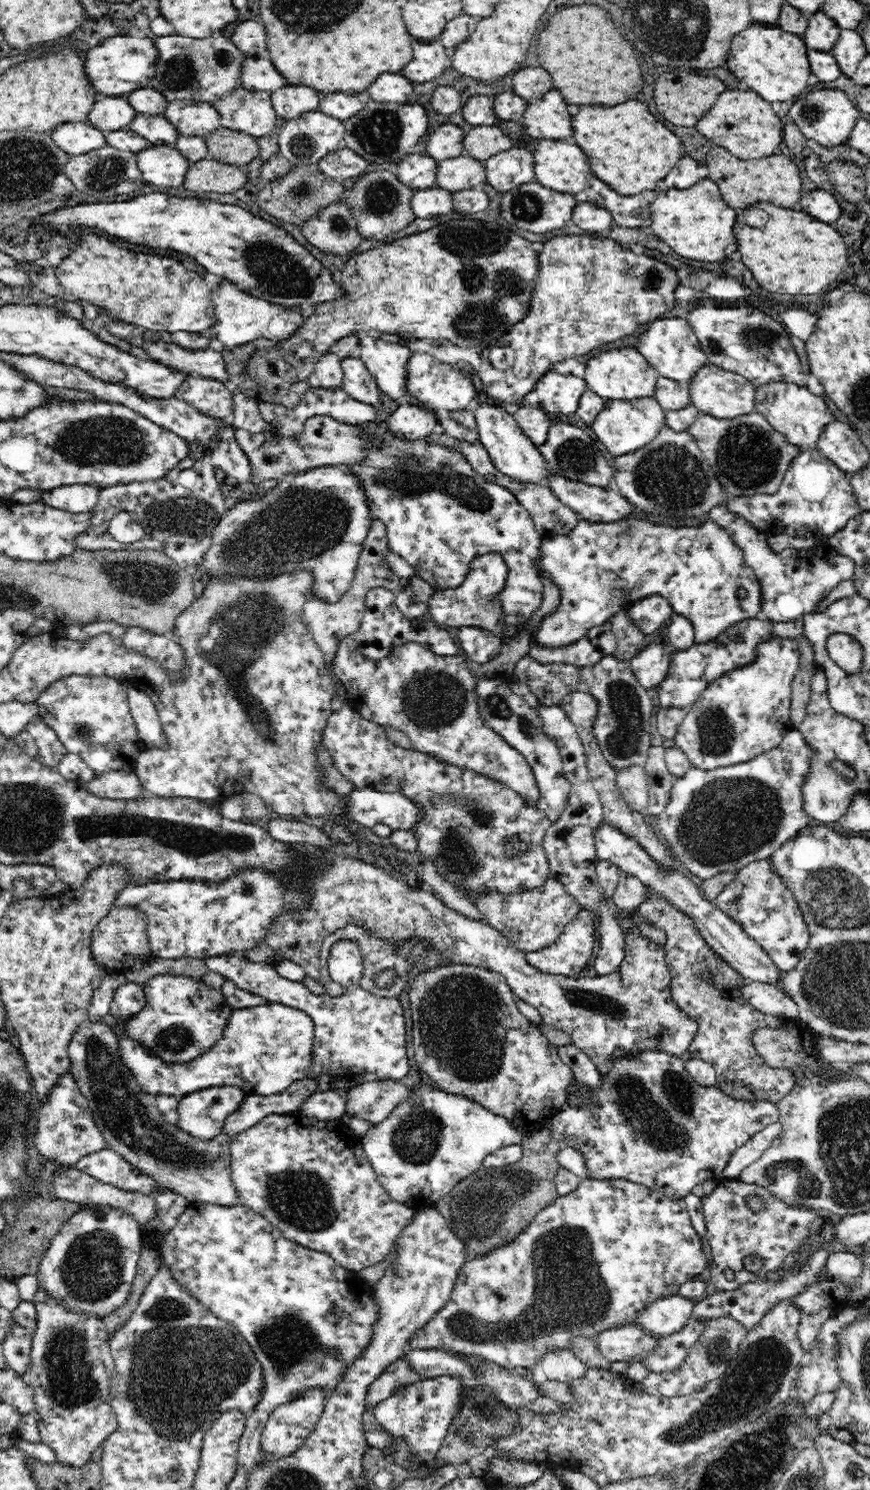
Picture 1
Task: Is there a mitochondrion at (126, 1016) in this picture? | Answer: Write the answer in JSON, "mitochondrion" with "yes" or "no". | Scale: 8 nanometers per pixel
{"mitochondrion":"no"}

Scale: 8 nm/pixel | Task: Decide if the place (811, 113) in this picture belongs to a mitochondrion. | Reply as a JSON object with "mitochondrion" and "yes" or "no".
{"mitochondrion":"yes"}

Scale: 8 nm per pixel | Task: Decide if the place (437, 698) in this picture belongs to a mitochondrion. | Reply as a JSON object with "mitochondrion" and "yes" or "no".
{"mitochondrion":"yes"}

